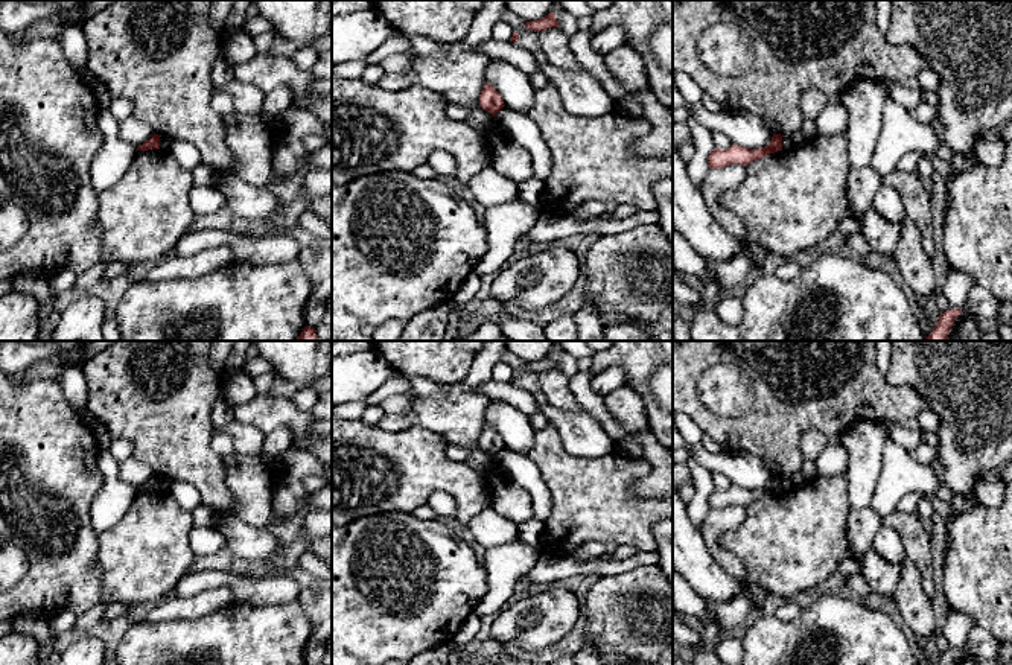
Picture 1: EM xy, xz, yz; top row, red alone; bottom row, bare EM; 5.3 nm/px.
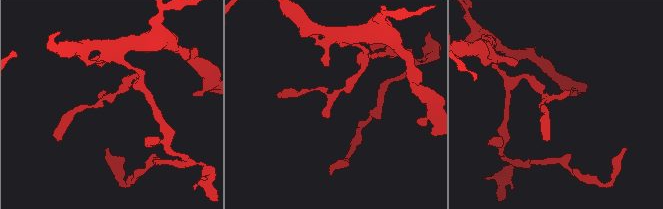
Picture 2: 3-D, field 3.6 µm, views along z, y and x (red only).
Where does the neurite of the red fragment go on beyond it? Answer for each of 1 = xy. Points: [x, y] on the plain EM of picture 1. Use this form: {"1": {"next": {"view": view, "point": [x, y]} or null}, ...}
{"1": {"next": null}}

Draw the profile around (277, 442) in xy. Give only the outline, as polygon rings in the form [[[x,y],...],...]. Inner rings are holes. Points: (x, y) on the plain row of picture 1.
[[[278,428],[265,435],[263,455],[274,460],[294,446],[294,434],[289,428]]]

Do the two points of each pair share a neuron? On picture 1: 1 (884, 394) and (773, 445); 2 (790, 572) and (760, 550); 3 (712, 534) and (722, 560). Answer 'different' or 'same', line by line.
1: same
2: same
3: same

